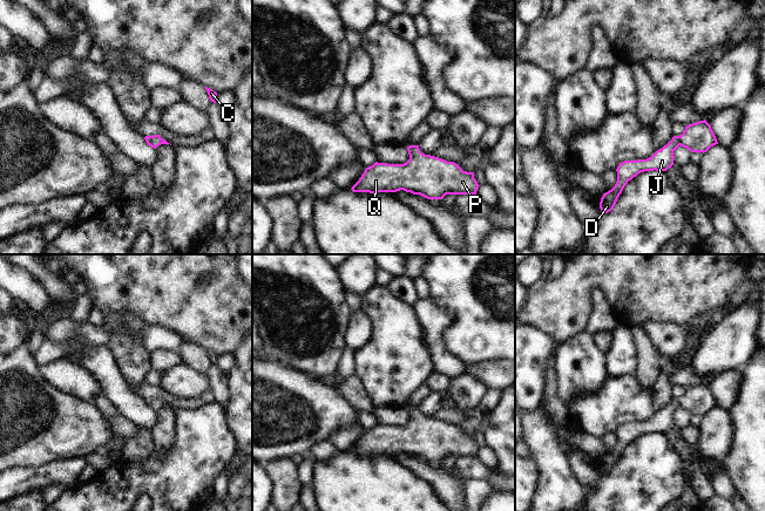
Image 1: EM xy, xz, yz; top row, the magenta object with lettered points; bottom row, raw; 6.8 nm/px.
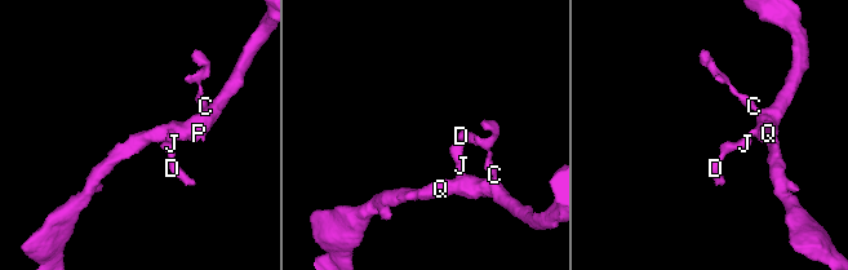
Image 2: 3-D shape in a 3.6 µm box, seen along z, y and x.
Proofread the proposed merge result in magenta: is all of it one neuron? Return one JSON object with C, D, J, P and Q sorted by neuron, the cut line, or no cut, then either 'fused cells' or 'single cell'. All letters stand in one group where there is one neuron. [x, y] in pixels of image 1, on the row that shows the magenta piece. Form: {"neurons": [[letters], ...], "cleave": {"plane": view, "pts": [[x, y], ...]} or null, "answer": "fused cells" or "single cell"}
{"neurons": [["C", "D", "J", "P", "Q"]], "cleave": null, "answer": "single cell"}

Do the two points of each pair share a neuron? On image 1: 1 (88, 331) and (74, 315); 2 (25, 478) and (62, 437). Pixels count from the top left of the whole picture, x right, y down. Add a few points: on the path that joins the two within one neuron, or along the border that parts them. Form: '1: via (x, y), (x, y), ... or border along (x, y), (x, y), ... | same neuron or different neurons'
1: border along (67, 314), (78, 324), (87, 322) | different neurons
2: border along (60, 458), (33, 468), (12, 469) | different neurons

